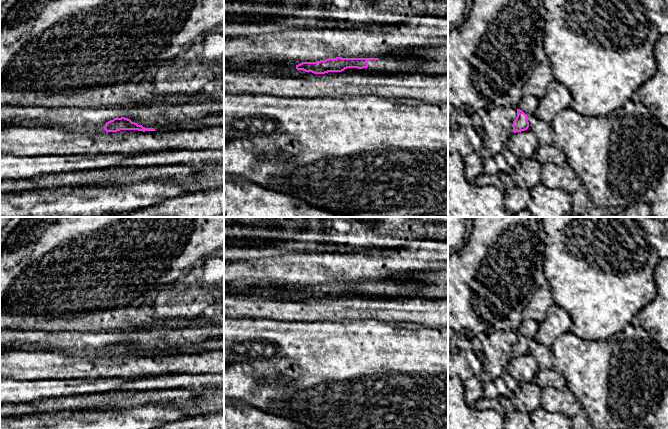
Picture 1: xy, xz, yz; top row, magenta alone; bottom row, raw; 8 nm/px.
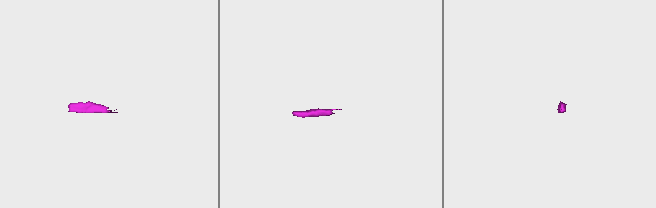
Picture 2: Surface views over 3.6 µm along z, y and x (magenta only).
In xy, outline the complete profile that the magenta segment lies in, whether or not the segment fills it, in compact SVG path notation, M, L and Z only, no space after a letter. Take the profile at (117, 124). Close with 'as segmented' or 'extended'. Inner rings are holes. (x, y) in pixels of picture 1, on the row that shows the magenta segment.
M121 117L114 118L106 122L104 126L106 132L117 132L120 130L138 130L138 131L156 131L154 128L145 128L142 125L138 125L135 122L132 122L130 119Z; as segmented

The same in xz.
M328 58L316 62L302 62L296 65L297 70L325 74L328 72L342 72L347 68L368 68L380 72L396 72L402 68L417 69L421 65L420 60L396 58Z; extended

